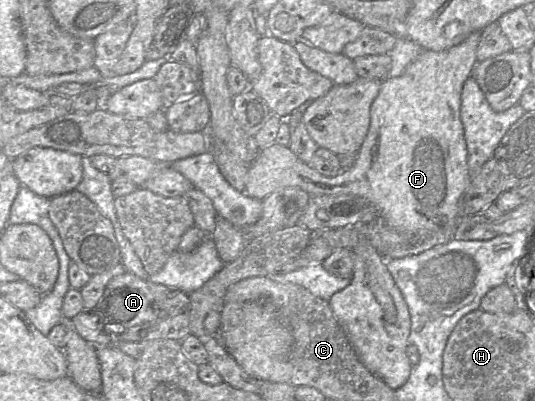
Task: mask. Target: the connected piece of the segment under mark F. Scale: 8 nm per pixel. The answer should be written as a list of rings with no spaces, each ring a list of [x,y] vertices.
[[[480,32],[471,33],[463,42],[443,51],[422,50],[418,57],[397,77],[382,81],[378,96],[370,108],[370,125],[354,164],[335,177],[326,177],[301,161],[290,149],[274,143],[259,151],[245,178],[245,193],[264,200],[273,192],[298,187],[310,196],[350,194],[365,197],[378,209],[379,219],[388,227],[414,233],[436,231],[453,226],[462,215],[461,198],[471,176],[468,151],[460,117],[464,82],[473,74]]]

